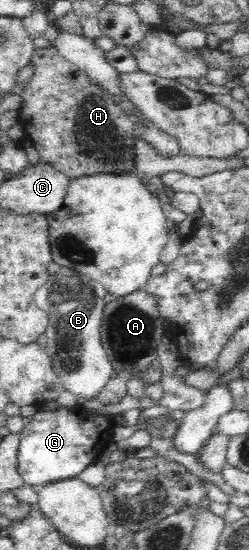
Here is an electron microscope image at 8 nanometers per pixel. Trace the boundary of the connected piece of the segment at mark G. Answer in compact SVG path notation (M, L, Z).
M77 405L59 407L55 411L38 408L34 415L23 419L24 429L19 433L21 443L17 471L24 485L30 485L37 492L57 482L77 479L90 465L101 462L116 427L112 416Z

